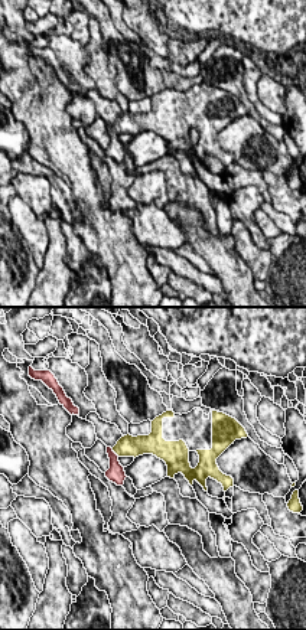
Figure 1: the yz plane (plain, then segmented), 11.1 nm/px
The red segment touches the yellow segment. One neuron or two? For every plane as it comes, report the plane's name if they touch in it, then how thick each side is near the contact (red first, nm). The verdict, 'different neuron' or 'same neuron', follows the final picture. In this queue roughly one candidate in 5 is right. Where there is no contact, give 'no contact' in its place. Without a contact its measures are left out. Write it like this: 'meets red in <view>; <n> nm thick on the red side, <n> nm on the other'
meets red in yz; 200 nm thick on the red side, 240 nm on the other

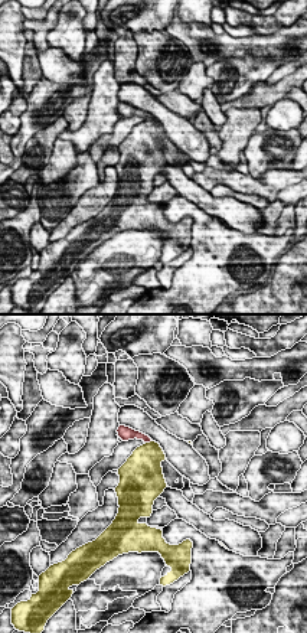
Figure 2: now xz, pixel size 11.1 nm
meets red in xz; 130 nm thick on the red side, 360 nm on the other

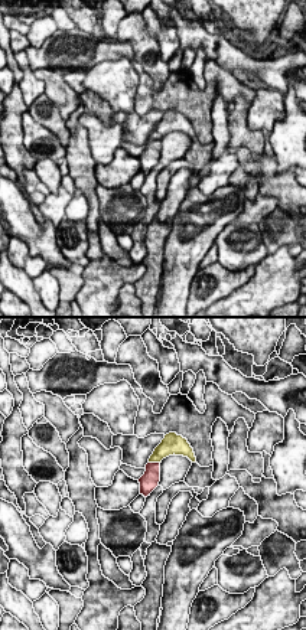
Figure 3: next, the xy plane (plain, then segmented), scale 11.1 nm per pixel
meets red in xy; 200 nm thick on the red side, 220 nm on the other

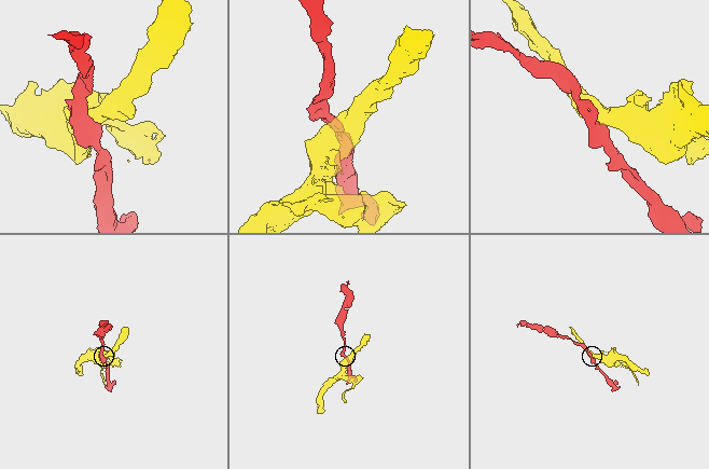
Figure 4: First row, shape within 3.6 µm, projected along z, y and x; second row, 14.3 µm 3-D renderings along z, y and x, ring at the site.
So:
different neuron

